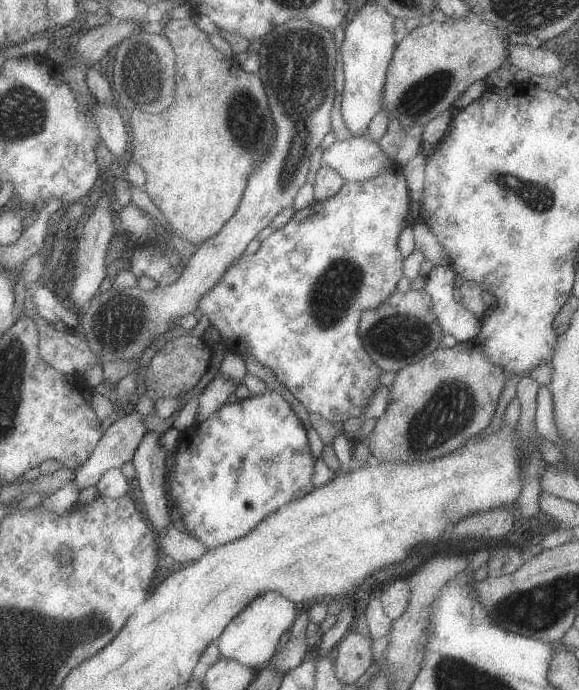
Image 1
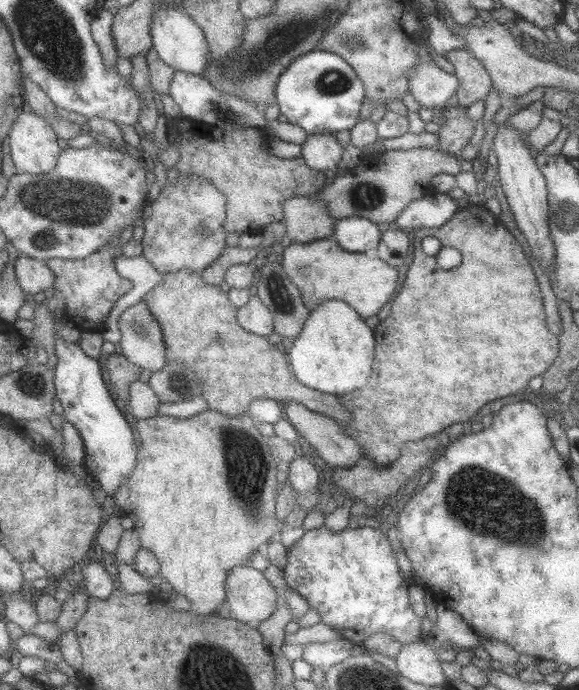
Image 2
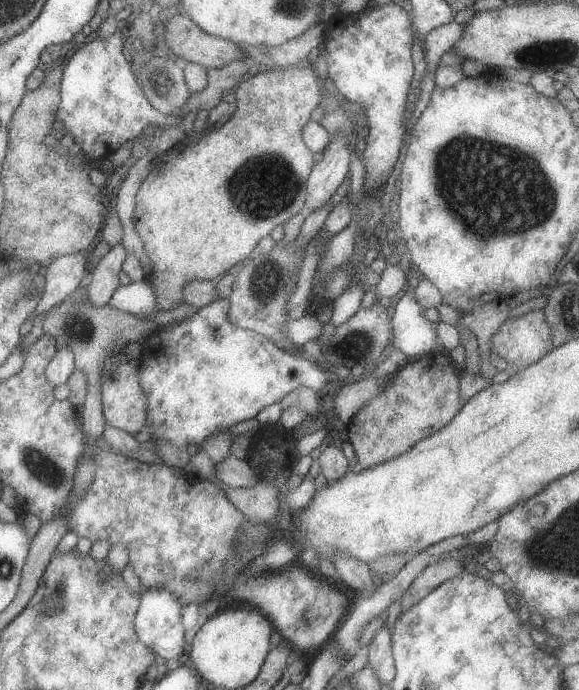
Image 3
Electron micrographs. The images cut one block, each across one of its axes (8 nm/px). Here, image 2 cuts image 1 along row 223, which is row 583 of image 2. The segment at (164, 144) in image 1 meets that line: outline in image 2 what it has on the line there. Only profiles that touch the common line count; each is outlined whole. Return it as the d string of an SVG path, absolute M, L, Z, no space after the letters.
M208 408L190 419L174 418L174 416L156 416L146 420L138 420L137 429L138 436L141 439L141 448L138 468L134 471L132 478L121 486L121 490L114 496L116 505L122 508L125 516L131 516L136 520L136 530L142 537L143 546L152 550L158 555L162 563L162 575L168 581L177 593L186 596L193 605L193 613L208 618L208 616L216 615L220 608L229 606L228 596L229 588L226 587L229 575L234 568L238 566L250 565L250 558L260 551L264 544L270 544L274 540L280 540L280 534L288 529L285 526L284 519L280 519L277 515L279 506L279 489L278 482L280 472L278 462L274 458L272 446L270 446L269 438L261 432L259 422L252 414L243 414L240 417L230 417L221 414L216 410Z

